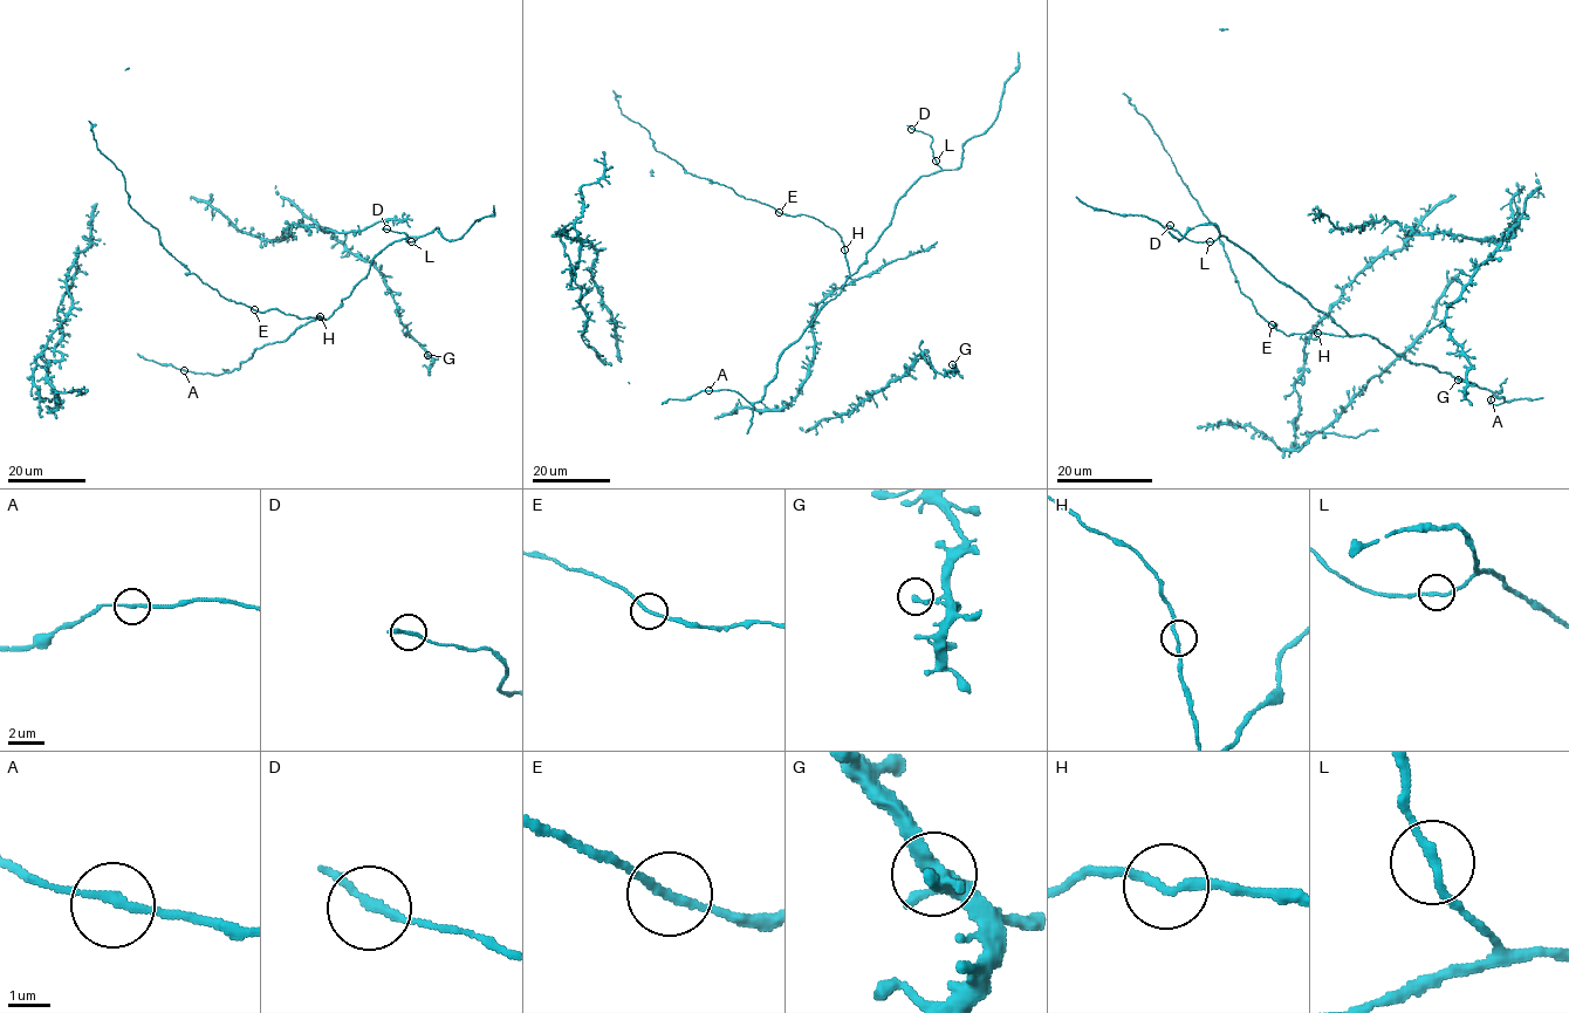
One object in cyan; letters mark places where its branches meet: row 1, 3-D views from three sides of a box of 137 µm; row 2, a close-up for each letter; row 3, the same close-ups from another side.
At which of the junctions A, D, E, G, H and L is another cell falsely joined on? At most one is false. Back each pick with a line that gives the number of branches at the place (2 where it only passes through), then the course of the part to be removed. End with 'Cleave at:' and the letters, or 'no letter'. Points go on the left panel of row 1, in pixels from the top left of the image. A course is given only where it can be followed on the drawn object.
Cleave at: no letter

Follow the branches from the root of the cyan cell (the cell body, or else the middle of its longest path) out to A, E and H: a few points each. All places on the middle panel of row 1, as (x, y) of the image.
A: (734, 391), (708, 390)
E: (734, 391), (749, 402), (761, 398), (781, 354), (849, 274), (844, 244), (834, 230), (806, 214), (779, 212)
H: (734, 391), (749, 402), (761, 398), (766, 385), (776, 372), (781, 354), (840, 292), (849, 274), (844, 250)

